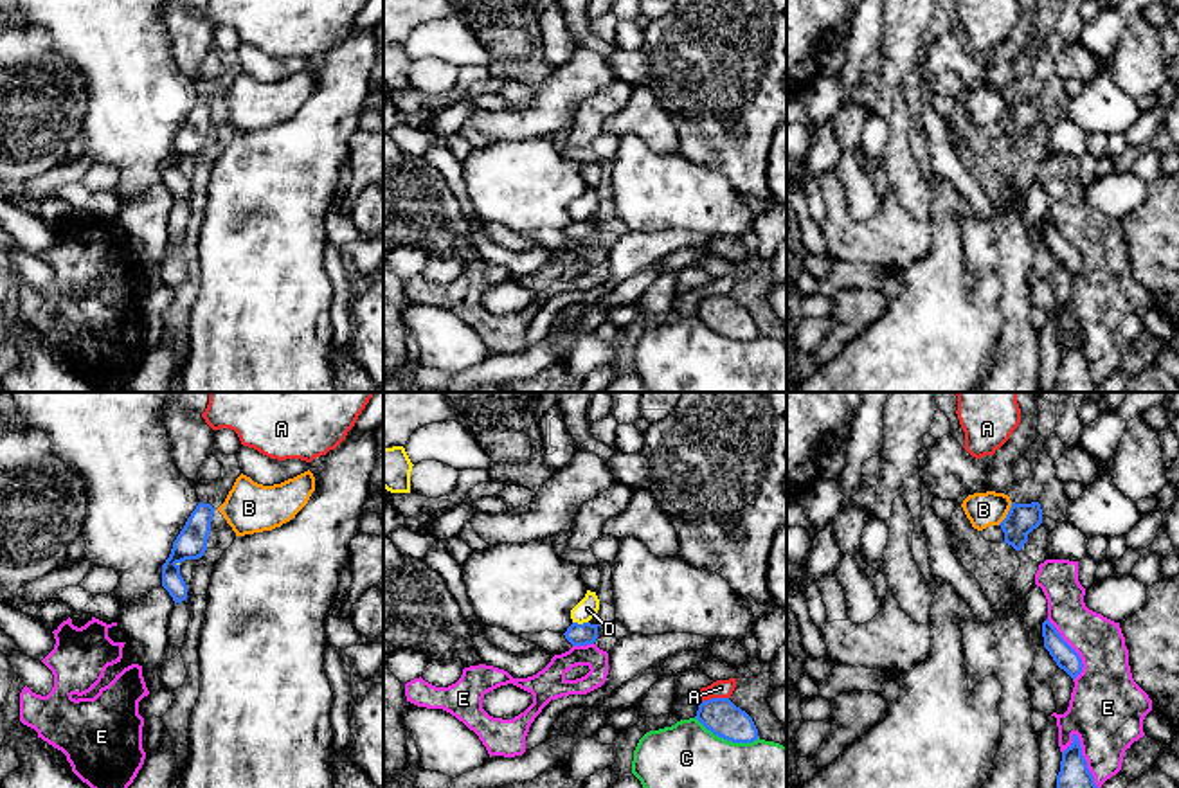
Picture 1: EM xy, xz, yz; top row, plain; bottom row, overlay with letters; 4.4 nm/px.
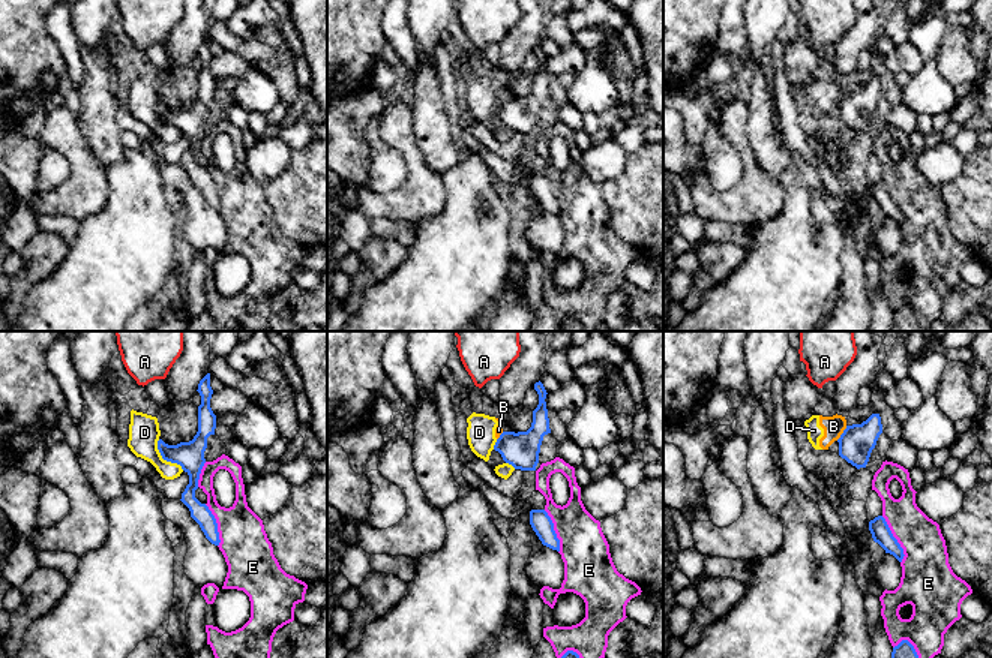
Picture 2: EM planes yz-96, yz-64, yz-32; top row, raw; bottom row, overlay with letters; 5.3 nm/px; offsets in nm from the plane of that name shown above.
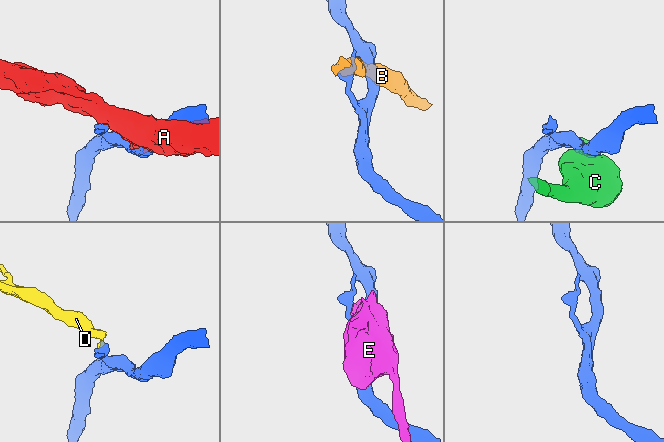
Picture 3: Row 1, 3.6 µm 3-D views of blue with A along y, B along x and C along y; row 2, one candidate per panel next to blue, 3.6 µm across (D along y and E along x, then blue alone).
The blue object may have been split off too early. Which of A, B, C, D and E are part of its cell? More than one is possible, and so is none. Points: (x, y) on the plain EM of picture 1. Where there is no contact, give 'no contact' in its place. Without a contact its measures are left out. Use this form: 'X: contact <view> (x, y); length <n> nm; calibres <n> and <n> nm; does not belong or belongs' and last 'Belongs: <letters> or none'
A: contact xz (715, 295); length 120 nm; calibres 160 and 80 nm; does not belong
B: contact yz (1008, 110); length 120 nm; calibres 140 and 160 nm; does not belong
C: contact xz (728, 337); length 300 nm; calibres 160 and 500 nm; does not belong
D: contact xz (580, 222); length 70 nm; calibres 100 and 90 nm; does not belong
E: contact yz (1086, 358); length 280 nm; calibres 190 and 340 nm; does not belong
Belongs: none

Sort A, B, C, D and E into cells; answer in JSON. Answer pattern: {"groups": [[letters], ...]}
{"groups": [["A"], ["B", "D"], ["C"], ["E"]]}

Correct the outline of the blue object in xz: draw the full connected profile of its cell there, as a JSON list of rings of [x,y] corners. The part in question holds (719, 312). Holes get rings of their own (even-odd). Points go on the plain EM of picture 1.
[[[729,295],[702,299],[695,315],[715,333],[733,340],[752,340],[760,335],[752,315]]]

